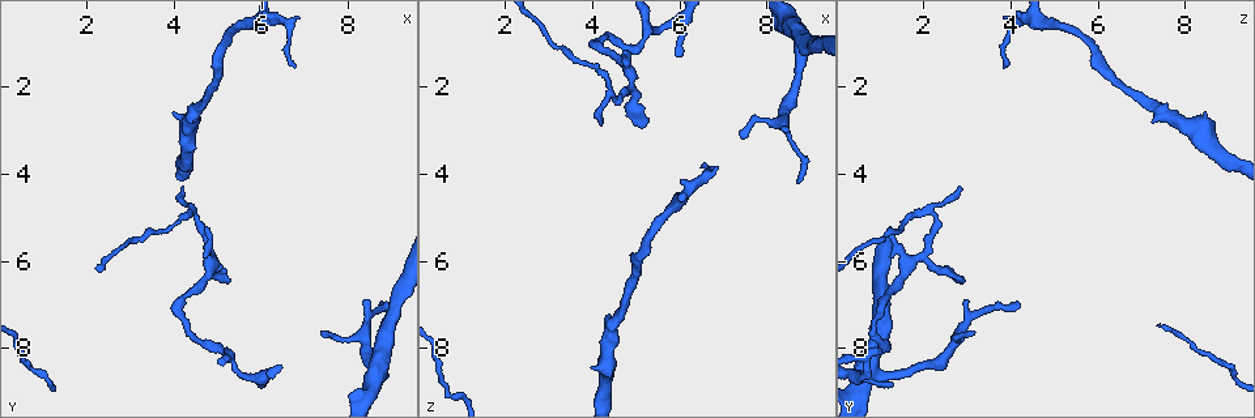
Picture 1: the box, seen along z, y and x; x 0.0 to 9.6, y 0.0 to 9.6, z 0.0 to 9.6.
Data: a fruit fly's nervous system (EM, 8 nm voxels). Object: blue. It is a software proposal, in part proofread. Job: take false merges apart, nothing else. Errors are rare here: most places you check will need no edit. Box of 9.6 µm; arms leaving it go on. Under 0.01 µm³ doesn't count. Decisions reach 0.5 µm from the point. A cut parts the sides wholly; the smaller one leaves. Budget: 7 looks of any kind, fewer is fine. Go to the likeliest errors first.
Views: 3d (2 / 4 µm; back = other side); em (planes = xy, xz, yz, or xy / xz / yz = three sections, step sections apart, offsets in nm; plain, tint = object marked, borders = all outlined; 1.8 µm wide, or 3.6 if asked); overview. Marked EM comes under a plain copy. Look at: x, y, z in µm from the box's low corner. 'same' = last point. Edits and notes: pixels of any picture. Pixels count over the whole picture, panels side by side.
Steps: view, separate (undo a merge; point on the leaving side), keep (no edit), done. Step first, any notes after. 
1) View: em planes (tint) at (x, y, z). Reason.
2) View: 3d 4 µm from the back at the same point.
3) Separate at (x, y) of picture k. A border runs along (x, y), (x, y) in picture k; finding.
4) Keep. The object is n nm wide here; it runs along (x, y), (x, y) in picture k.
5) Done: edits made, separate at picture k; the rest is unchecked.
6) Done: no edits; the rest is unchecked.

View: em planes (tint) at (4.80, 6.05, 1.70).

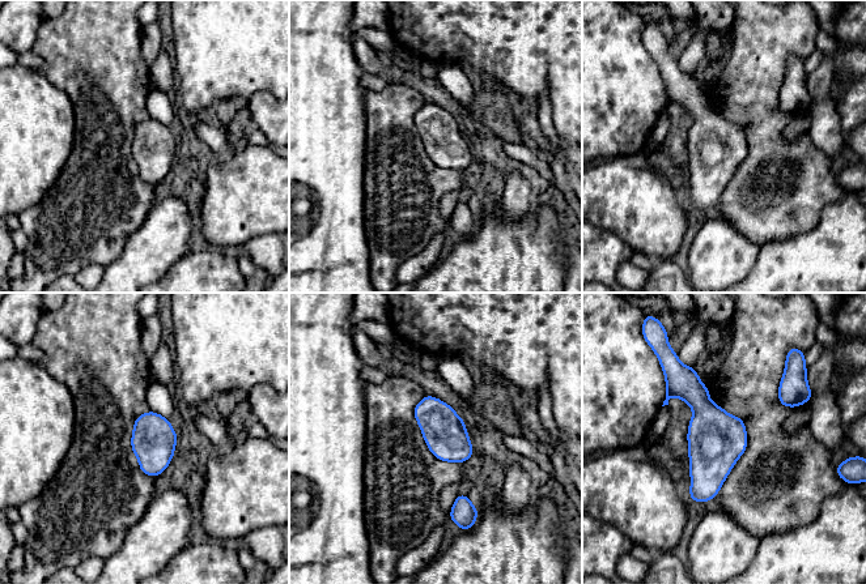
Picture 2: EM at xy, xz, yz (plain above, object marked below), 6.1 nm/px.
Keep. One cell here.

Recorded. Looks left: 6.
View: em yz step 8 (tint) at (8.55, 7.15, 3.30). Calibre changes.

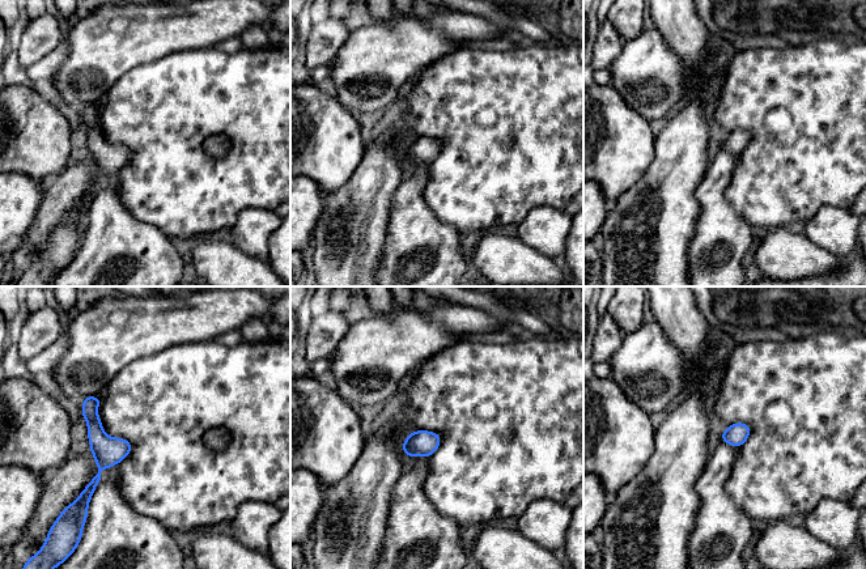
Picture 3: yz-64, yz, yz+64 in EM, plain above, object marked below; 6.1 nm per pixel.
View: em planes (borders) at the same point.

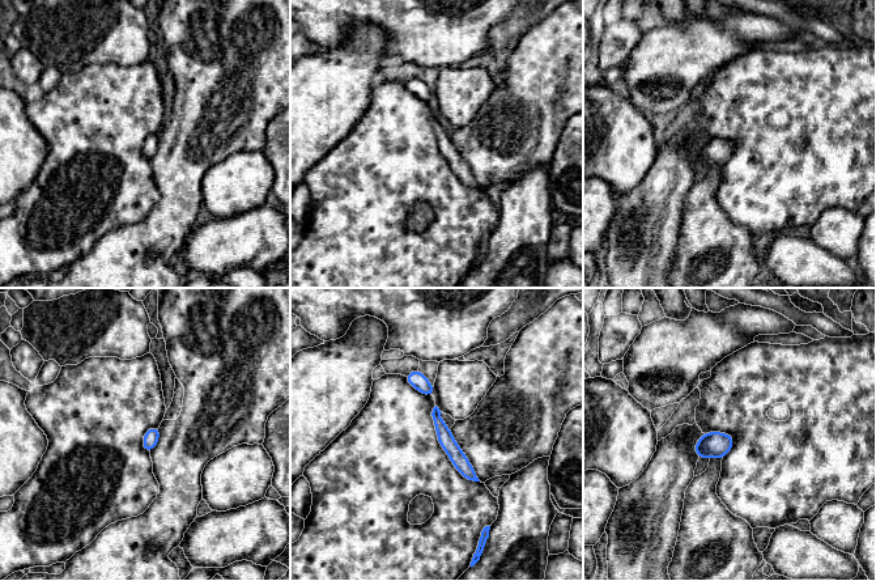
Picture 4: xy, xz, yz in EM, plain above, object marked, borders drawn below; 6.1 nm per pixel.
Keep. The object is 90 nm wide here; it runs along (436, 411), (446, 441), (472, 476) in picture 4; all the same cell.

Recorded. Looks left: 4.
View: em planes (tint) at (5.25, 8.25, 0.70). Abrupt turn.

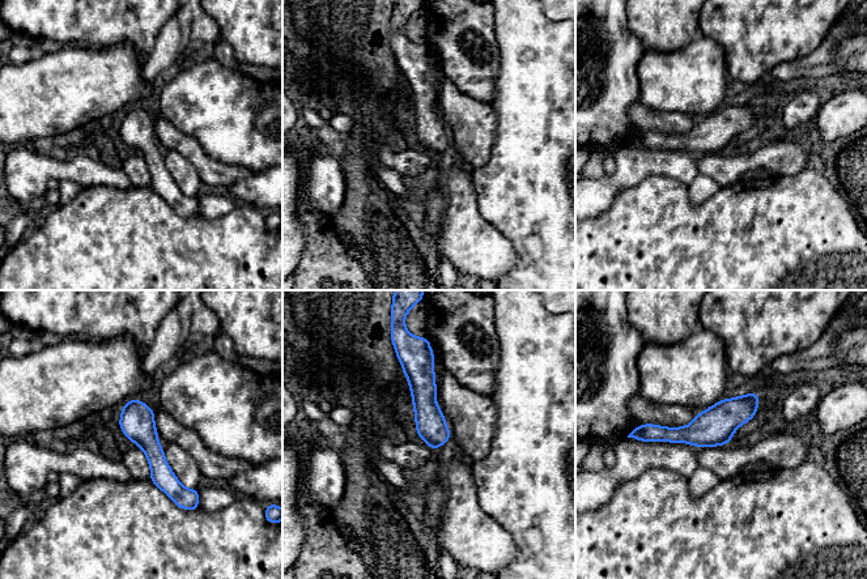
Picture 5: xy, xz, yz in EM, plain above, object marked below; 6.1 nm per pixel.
Keep. Continuous, no second cell.

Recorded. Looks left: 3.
Done: no edits; the rest is unchecked.

